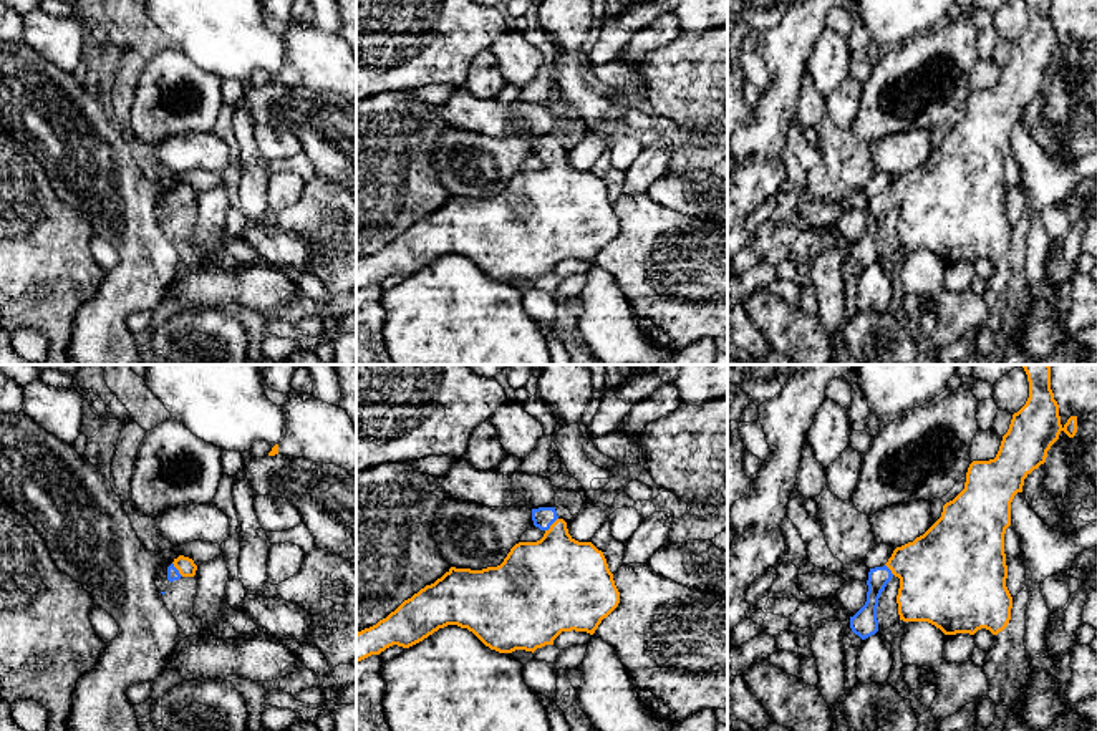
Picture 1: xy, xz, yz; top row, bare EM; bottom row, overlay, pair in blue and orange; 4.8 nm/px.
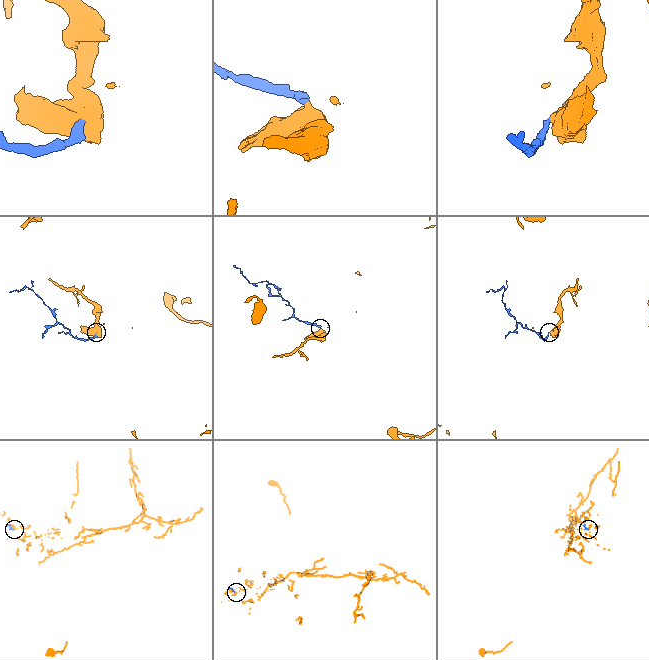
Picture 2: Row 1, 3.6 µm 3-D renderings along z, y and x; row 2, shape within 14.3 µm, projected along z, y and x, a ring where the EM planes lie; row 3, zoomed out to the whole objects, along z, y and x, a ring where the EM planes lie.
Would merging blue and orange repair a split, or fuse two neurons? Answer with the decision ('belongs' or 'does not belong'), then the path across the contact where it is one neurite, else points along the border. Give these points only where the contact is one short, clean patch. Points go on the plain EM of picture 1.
belongs | across xz (544, 146), (552, 151), (557, 203)

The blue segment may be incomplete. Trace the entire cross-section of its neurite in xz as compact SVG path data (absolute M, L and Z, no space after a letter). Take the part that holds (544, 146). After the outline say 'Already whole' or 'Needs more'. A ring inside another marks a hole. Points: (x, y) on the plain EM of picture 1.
M555 136L532 138L534 154L544 159L537 171L515 172L504 191L482 199L451 196L376 254L356 262L356 290L398 274L409 277L439 257L457 254L499 282L535 280L562 260L595 262L620 232L620 220L606 187L592 171L575 169Z. Needs more

